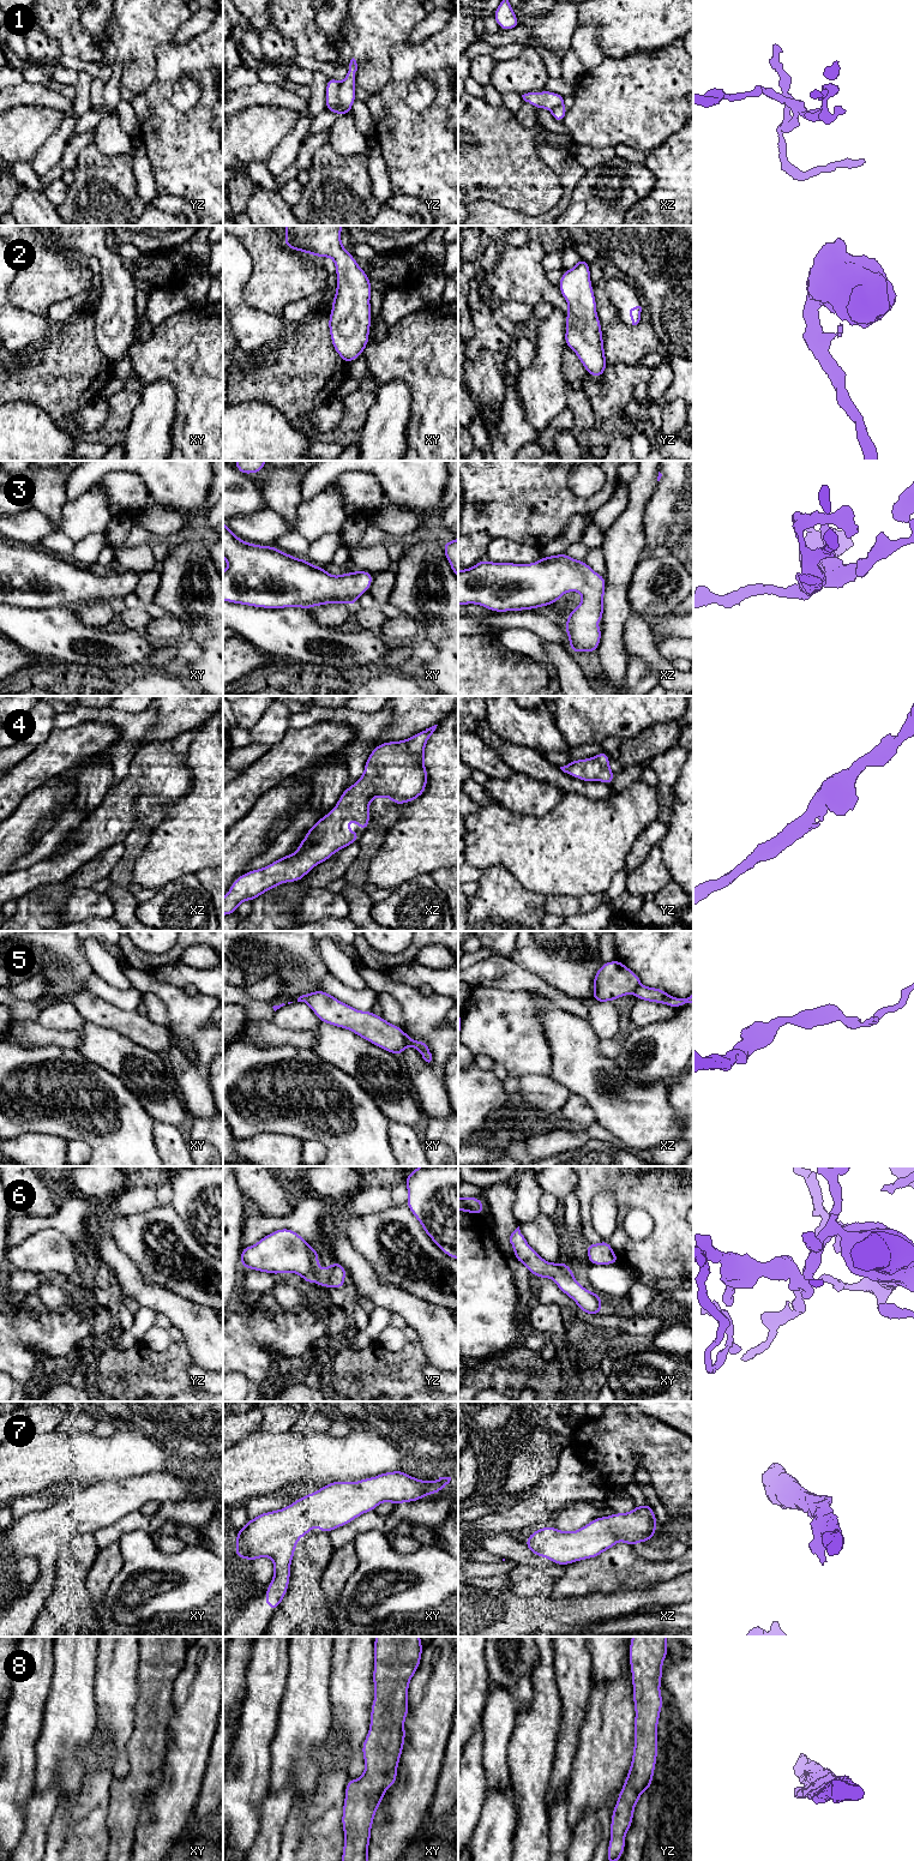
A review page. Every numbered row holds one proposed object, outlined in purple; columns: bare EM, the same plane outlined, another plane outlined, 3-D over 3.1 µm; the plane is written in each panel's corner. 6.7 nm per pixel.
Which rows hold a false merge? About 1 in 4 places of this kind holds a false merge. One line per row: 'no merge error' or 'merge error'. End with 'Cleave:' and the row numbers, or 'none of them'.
1: merge error
2: no merge error
3: no merge error
4: no merge error
5: merge error
6: no merge error
7: no merge error
8: no merge error
Cleave: 1, 5

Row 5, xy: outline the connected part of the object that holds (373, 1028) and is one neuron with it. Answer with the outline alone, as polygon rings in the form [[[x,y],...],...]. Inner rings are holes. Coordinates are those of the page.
[[[324,990],[305,993],[297,998],[297,1002],[306,1003],[320,1022],[351,1031],[390,1053],[401,1056],[407,1047],[403,1028],[387,1022],[371,1010],[357,1010]]]

